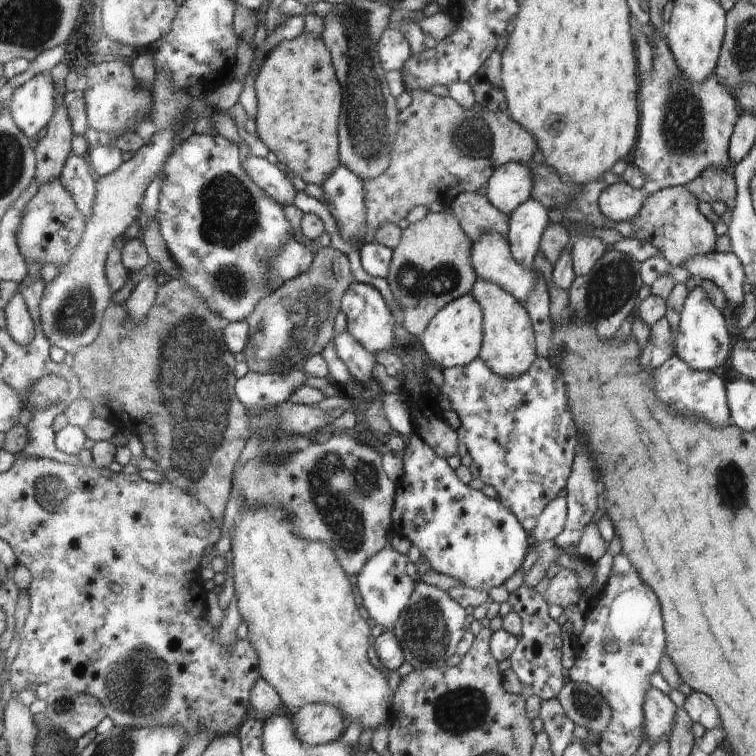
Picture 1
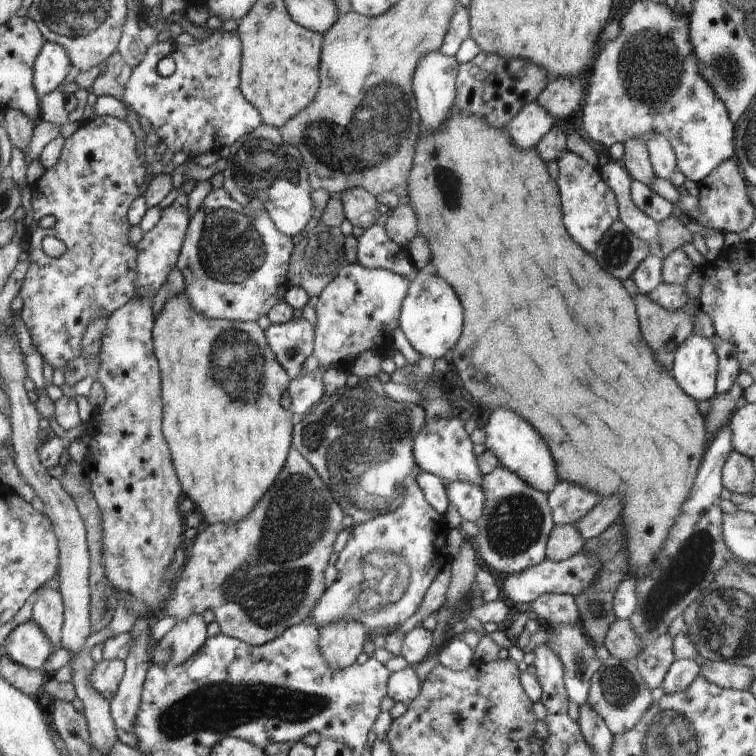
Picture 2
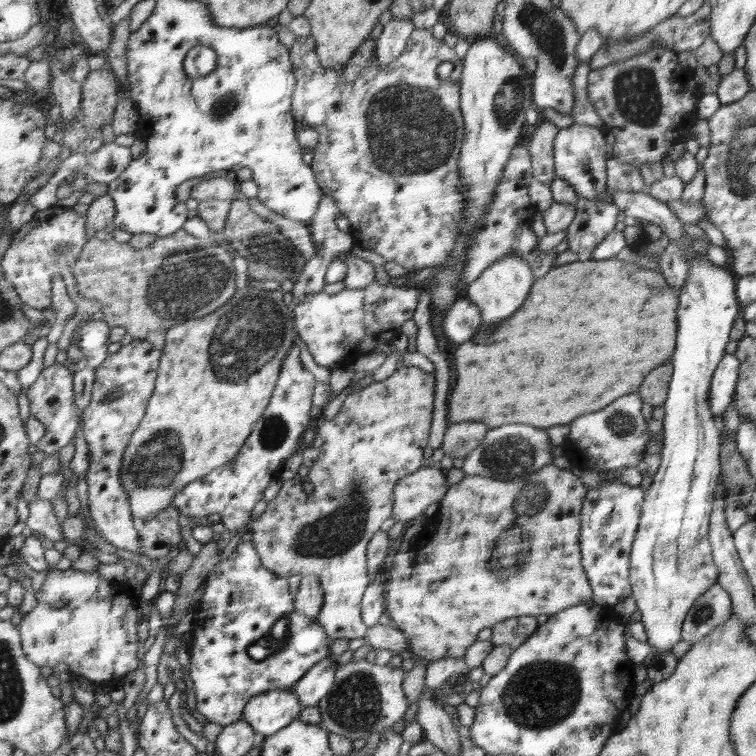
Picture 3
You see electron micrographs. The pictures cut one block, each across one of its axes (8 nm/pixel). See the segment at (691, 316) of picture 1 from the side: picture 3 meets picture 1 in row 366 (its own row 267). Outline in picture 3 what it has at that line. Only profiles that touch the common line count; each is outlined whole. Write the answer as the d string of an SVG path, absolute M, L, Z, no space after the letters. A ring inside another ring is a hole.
M692 256L691 259L691 264L690 264L690 273L689 276L687 277L686 284L684 284L680 290L678 290L678 295L679 295L679 309L678 309L678 341L675 342L675 355L671 359L670 362L672 362L672 367L673 367L673 374L671 375L671 379L669 382L669 390L667 392L667 398L665 400L665 403L663 406L666 408L666 416L663 418L664 422L664 430L662 431L663 433L663 450L661 452L661 464L653 477L652 484L650 488L648 488L645 491L645 497L641 506L641 515L639 518L639 525L634 537L634 544L632 544L632 552L630 556L630 582L632 583L632 598L634 598L635 603L637 604L637 610L640 610L640 614L642 615L641 621L642 624L644 625L645 631L646 631L646 636L648 636L647 643L652 646L652 648L655 648L656 650L662 650L662 651L668 651L670 650L677 642L680 642L681 640L681 628L685 619L685 616L687 615L687 612L690 610L690 607L692 604L694 604L694 601L706 592L708 588L710 588L712 585L718 584L718 579L719 579L719 570L718 570L718 564L714 561L714 555L711 553L711 541L710 541L710 518L711 514L713 512L712 510L712 502L714 502L714 490L716 490L716 486L718 486L718 476L720 476L720 460L718 460L718 452L721 452L720 450L720 428L722 428L722 420L721 417L716 417L715 415L712 414L711 412L711 403L710 403L710 392L711 392L711 380L712 377L714 376L715 371L719 367L719 363L723 361L723 358L726 356L724 348L726 348L726 344L728 344L729 341L729 336L730 332L732 330L732 326L734 325L734 321L736 321L736 316L738 316L738 302L736 302L736 294L738 293L738 286L736 282L734 282L734 276L730 274L730 272L726 272L724 268L718 268L717 265L714 265L712 262L708 262L708 260L696 260L696 257L706 257L706 256Z

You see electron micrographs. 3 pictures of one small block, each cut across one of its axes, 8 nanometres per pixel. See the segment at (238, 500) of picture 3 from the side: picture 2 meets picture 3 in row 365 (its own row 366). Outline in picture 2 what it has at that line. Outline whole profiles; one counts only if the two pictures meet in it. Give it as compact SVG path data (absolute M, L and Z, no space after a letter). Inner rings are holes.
M307 318L272 324L267 331L268 345L292 379L298 378L304 360L314 354L315 328Z

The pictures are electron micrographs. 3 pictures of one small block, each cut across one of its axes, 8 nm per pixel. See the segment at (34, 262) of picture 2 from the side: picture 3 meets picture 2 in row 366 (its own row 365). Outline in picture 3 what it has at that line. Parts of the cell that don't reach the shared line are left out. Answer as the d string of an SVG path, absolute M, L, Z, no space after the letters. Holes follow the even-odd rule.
M54 364L42 373L40 379L30 389L25 390L31 402L31 412L47 427L46 437L36 445L36 448L45 452L46 455L58 454L62 448L74 443L80 430L83 430L82 414L84 410L76 405L75 373L64 364Z

